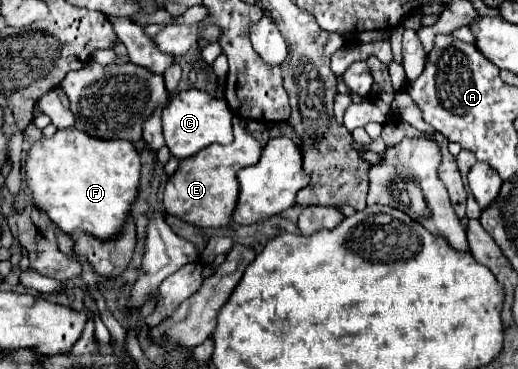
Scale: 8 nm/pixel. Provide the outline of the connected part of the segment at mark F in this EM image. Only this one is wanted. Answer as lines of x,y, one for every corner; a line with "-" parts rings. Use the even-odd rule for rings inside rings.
74,127
58,129
52,137
42,137
34,141
28,149
28,157
24,161
24,189
32,193
34,205
40,207
64,233
86,231
98,239
110,239
122,231
122,223
126,215
132,213
132,205
138,193
140,181
140,155
124,139
96,139
84,131

